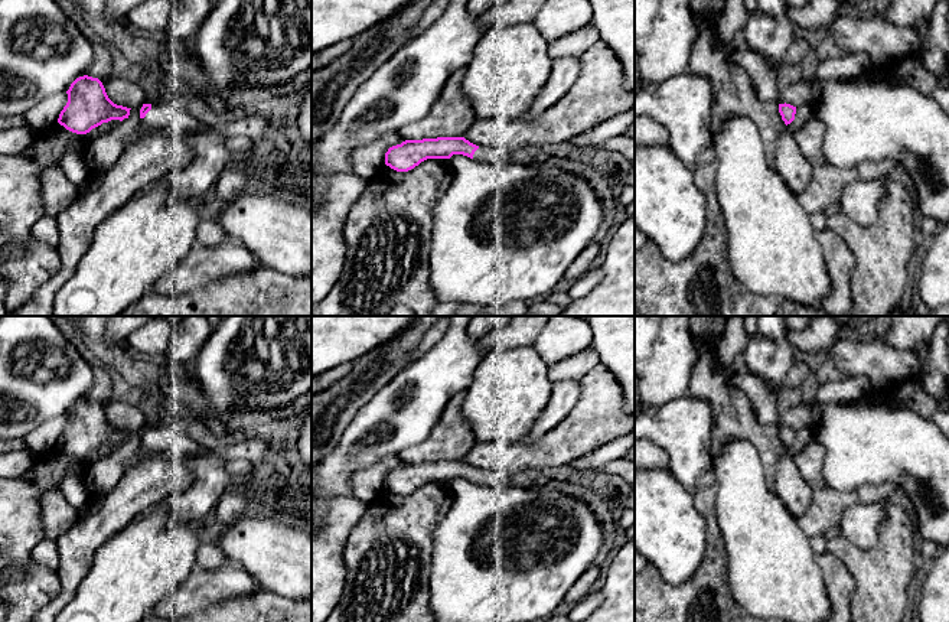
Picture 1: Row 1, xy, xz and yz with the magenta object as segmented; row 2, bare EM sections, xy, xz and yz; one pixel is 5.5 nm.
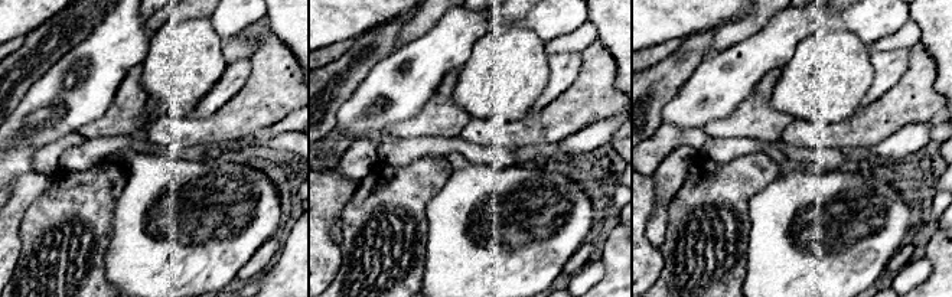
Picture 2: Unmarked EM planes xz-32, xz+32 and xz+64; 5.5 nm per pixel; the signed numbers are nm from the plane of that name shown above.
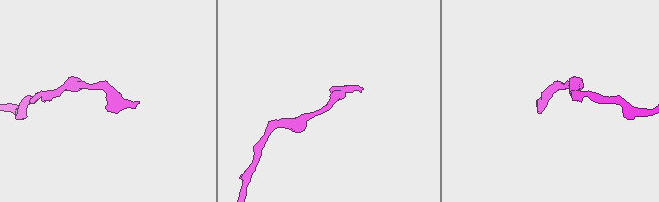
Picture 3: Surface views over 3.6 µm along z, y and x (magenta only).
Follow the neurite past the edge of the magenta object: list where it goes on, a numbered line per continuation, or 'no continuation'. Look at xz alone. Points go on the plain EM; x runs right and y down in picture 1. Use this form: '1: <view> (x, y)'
1: xz (482, 476)

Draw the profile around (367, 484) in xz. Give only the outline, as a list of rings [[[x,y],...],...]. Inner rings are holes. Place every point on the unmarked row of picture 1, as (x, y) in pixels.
[[[389,457],[381,463],[356,472],[352,479],[350,496],[363,502],[374,501],[385,486],[385,476],[388,475],[388,472],[401,468],[402,465],[405,463],[400,459]]]

